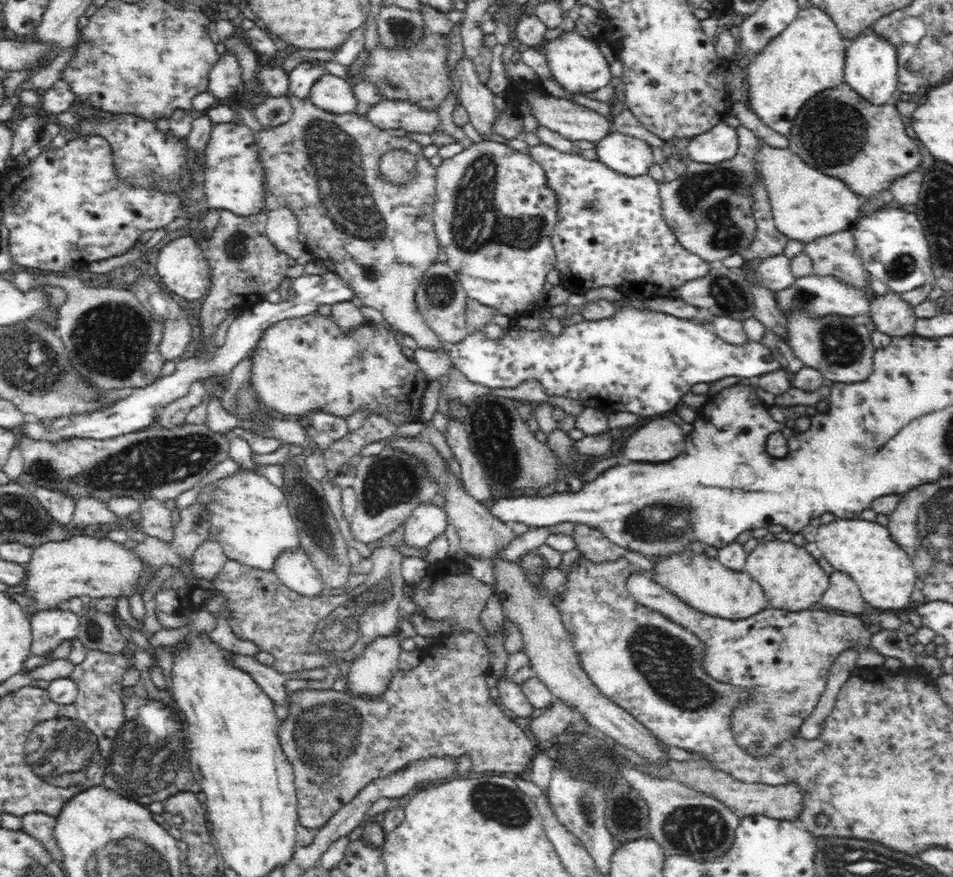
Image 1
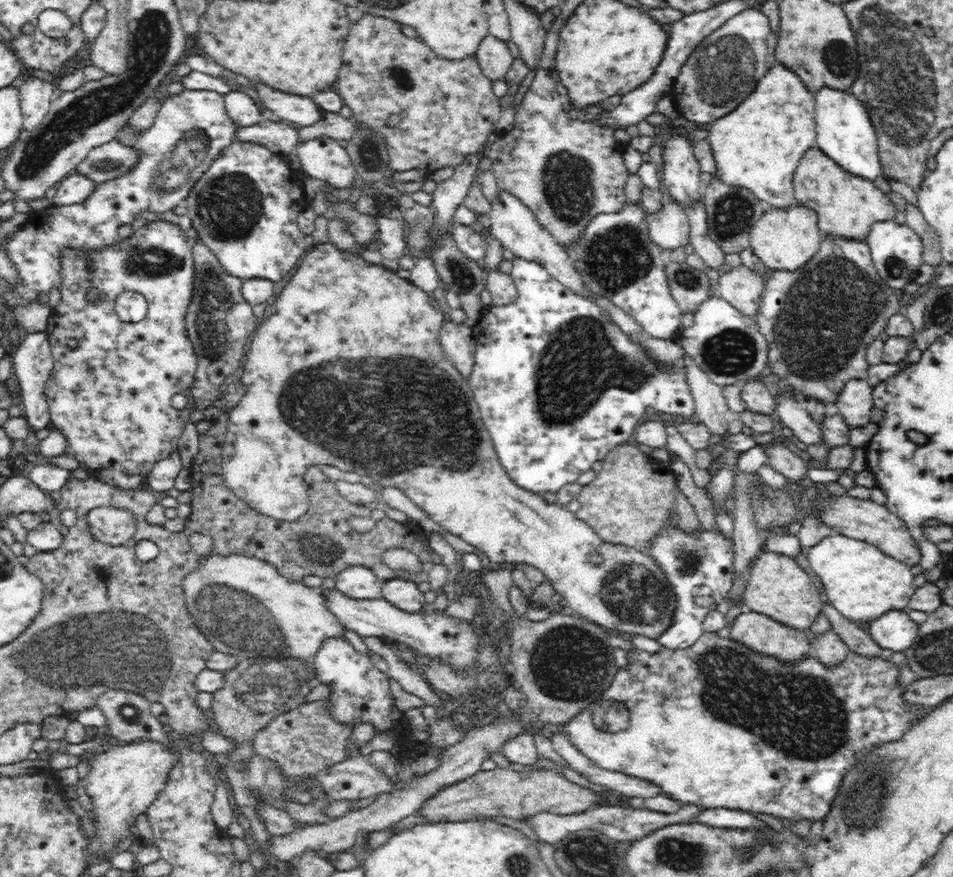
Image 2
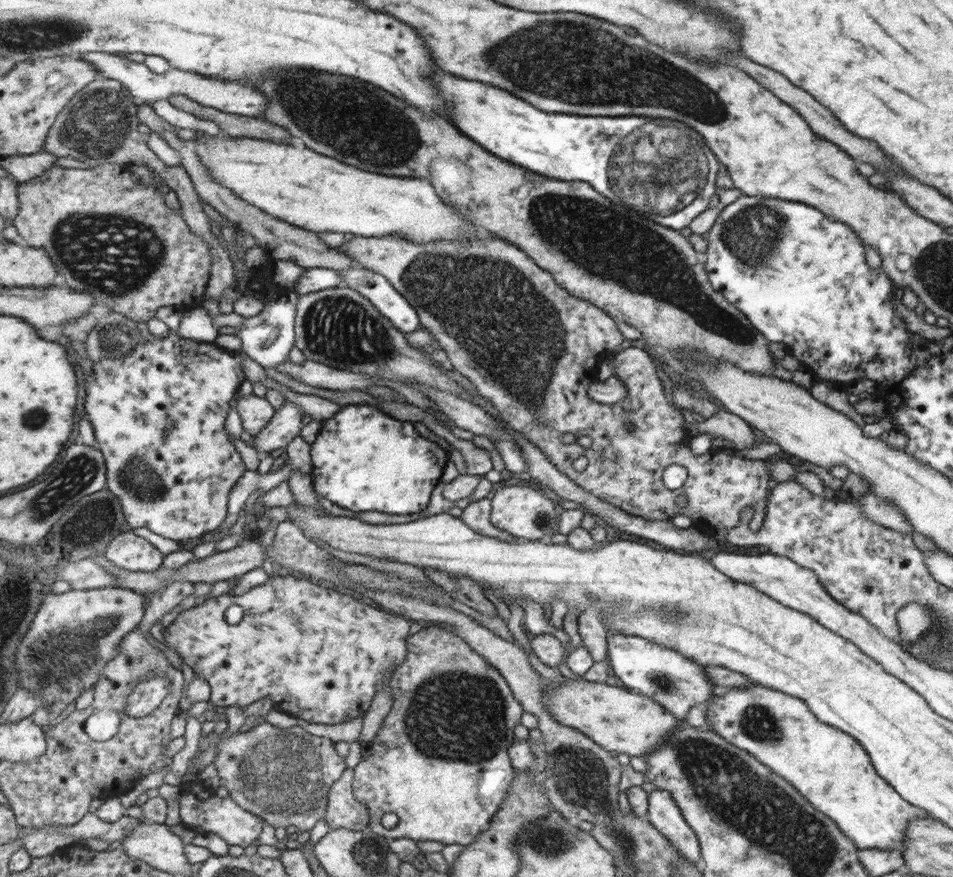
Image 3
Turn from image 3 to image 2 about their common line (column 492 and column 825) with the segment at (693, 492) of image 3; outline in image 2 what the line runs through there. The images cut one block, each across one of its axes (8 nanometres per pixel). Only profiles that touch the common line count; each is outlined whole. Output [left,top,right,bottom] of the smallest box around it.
[755,237,901,404]

